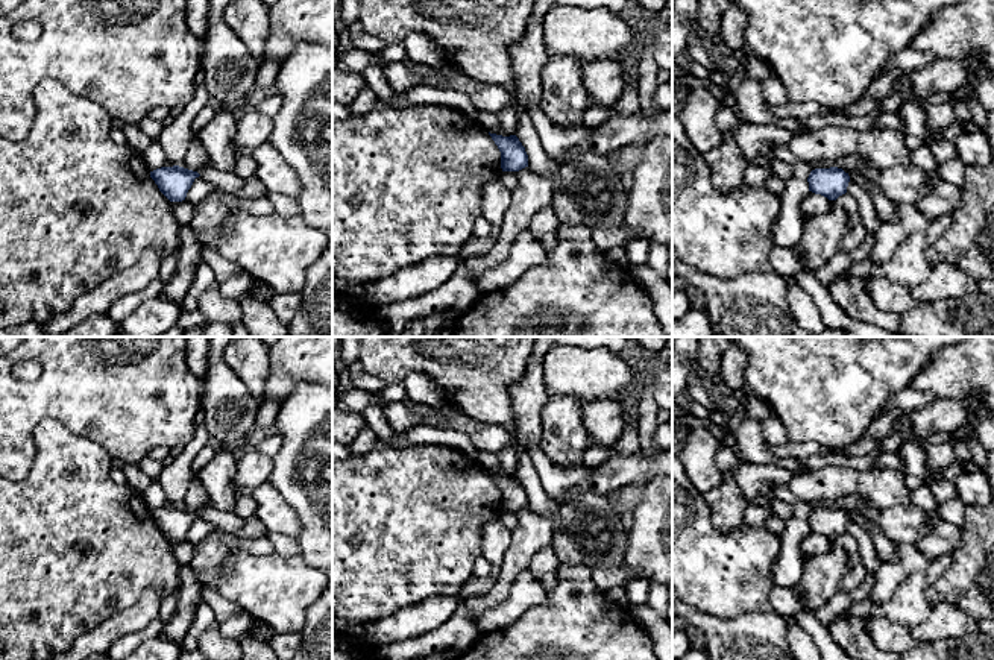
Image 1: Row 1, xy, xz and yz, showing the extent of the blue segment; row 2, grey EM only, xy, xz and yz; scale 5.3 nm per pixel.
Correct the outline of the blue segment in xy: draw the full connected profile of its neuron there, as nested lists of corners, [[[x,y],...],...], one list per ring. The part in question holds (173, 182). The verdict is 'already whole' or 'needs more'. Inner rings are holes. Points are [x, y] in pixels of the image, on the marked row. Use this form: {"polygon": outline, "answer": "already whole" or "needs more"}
{"polygon": [[[179,165],[161,167],[150,171],[150,178],[170,202],[185,200],[188,190],[199,176],[197,171]]], "answer": "already whole"}

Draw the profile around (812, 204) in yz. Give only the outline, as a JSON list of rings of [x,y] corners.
[[[809,191],[803,202],[801,202],[801,211],[806,215],[823,215],[827,214],[832,208],[832,200],[829,200],[827,197],[821,196],[821,194],[815,194],[812,191]]]

